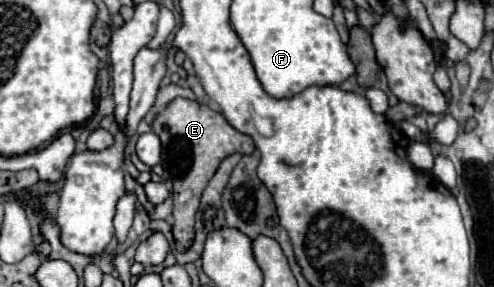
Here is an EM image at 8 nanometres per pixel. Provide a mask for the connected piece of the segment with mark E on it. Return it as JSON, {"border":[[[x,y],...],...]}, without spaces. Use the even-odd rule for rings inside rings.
{"border":[[[177,98],[173,100],[153,122],[153,132],[159,136],[163,152],[161,164],[165,176],[173,182],[173,236],[177,250],[185,252],[193,242],[193,222],[199,208],[201,194],[207,182],[213,178],[219,164],[233,152],[251,154],[255,150],[253,138],[237,132],[223,114],[203,106],[195,100]]]}

